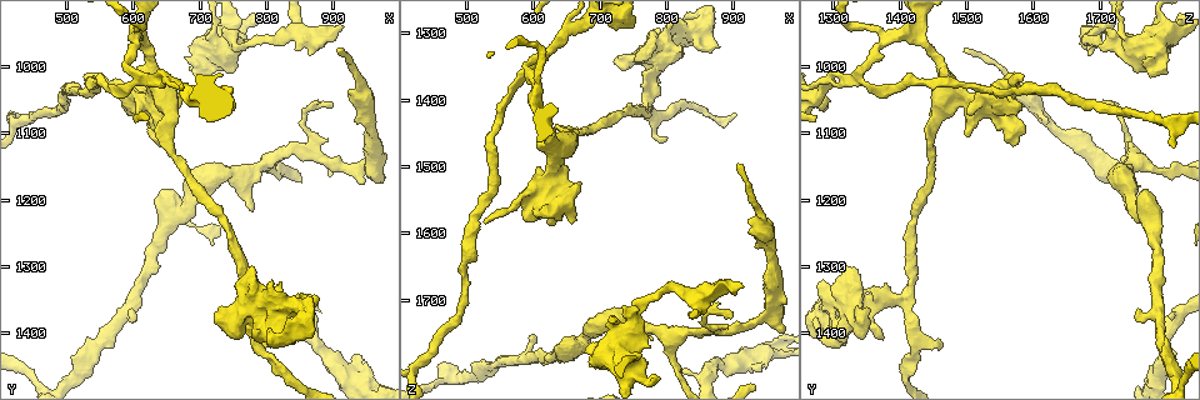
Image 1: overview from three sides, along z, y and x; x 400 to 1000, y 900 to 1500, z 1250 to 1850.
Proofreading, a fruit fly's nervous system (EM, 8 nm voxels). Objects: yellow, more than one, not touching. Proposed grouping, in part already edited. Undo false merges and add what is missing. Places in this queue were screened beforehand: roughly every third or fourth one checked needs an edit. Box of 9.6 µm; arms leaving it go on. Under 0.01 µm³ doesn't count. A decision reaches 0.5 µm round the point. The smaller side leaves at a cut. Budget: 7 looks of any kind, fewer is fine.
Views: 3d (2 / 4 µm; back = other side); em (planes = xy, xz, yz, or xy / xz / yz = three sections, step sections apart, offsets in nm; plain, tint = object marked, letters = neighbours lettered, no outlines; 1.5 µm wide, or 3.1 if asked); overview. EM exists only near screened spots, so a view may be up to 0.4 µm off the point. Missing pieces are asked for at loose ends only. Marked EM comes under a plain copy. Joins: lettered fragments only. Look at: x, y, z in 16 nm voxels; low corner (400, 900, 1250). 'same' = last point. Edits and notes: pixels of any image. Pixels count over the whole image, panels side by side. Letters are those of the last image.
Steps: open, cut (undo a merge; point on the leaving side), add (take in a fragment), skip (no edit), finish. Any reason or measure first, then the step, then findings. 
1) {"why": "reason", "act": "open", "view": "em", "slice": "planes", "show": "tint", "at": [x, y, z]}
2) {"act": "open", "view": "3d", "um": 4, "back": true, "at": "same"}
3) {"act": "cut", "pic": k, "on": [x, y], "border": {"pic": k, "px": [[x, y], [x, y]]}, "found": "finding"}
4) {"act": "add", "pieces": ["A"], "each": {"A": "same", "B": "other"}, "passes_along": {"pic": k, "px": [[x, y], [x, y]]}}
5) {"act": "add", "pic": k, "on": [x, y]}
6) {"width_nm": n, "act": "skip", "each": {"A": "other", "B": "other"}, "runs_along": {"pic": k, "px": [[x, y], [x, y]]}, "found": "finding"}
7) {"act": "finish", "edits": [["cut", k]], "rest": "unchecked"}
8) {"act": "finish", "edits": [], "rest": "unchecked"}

{"why": "sudden change in width", "act": "open", "view": "em", "slice": "xz", "step": 8, "show": "tint", "at": [655, 1020, 1295]}

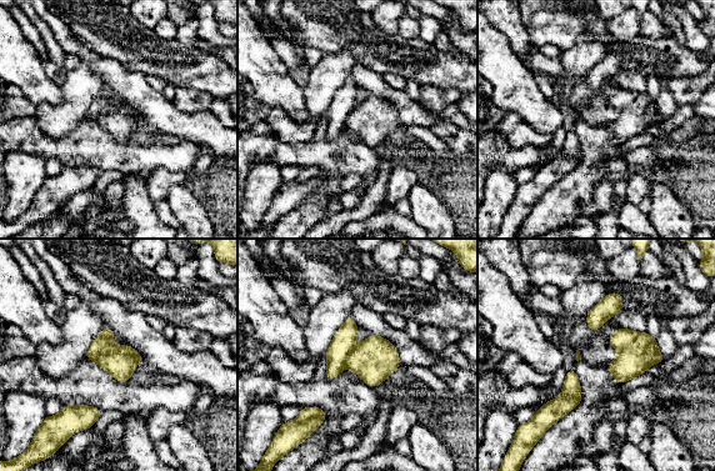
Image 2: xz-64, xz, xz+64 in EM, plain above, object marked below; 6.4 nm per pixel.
{"why": "cut it another way", "act": "open", "view": "em", "slice": "planes", "show": "tint", "at": "same"}

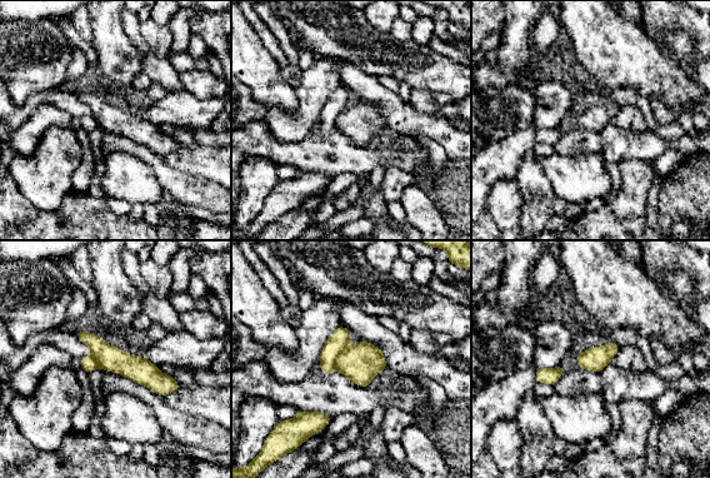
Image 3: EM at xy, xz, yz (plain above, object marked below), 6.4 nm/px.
{"act": "open", "view": "em", "slice": "planes", "show": "letters", "at": "same"}

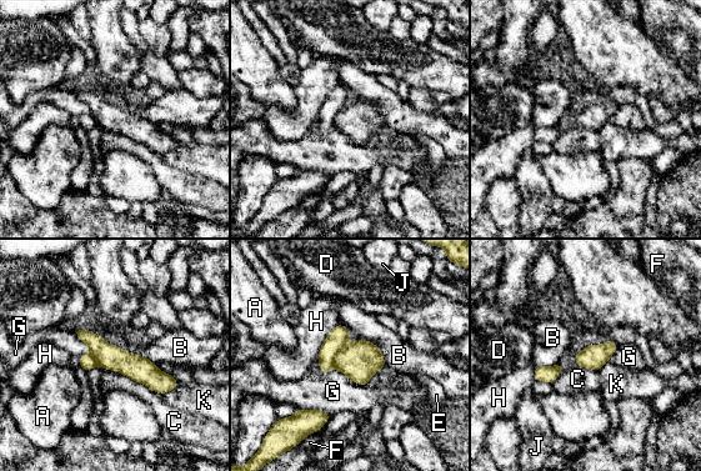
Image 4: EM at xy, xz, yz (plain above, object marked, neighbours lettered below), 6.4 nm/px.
{"width_nm": 160, "act": "cut", "pic": 4, "on": [336, 340], "each": {"A": "other", "B": "other", "C": "other", "D": "other", "E": "other", "F": "other", "G": "other", "H": "other", "J": "other", "K": "other"}, "border": {"pic": 4, "px": [[346, 344], [335, 357], [334, 366]]}, "found": "two neurons meet here"}

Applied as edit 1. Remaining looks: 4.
{"act": "open", "view": "3d", "um": 2, "at": [840, 950, 1690]}

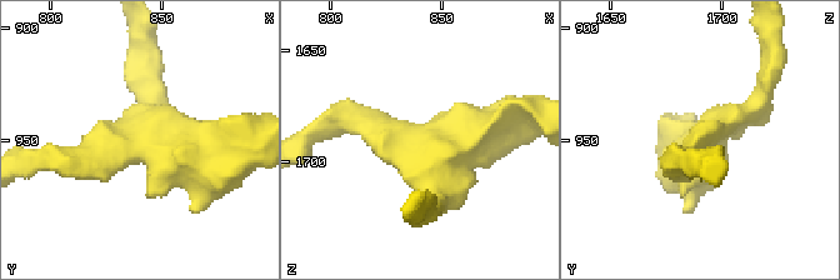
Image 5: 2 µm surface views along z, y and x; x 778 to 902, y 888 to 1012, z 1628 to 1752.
{"arms": 3, "arm_widths_nm": [160, 190, 300], "act": "open", "view": "em", "slice": "planes", "show": "letters", "at": [840, 952, 1688]}

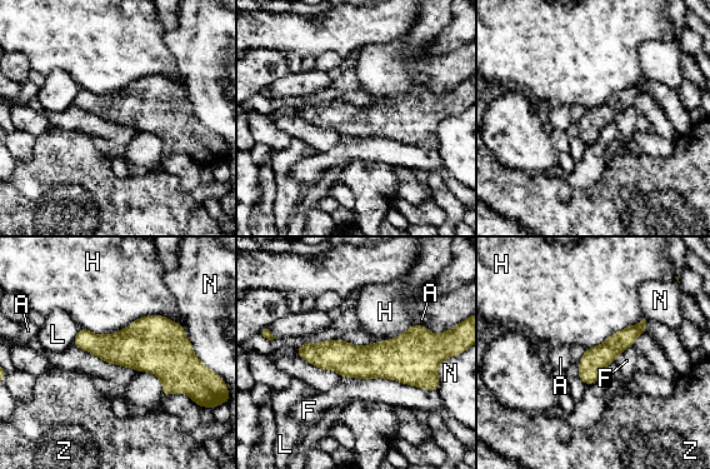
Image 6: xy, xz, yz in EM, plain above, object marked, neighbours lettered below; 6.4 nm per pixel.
{"width_nm": 160, "act": "skip", "each": {"A": "other", "F": "other", "H": "other", "L": "other", "N": "other", "Z": "other"}, "runs_along": {"pic": 6, "px": [[441, 350], [414, 357], [300, 352]]}, "found": "continuous, no second neuron"}

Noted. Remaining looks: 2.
{"why": "stops while still wide", "act": "open", "view": "em", "slice": "planes", "show": "letters", "at": [725, 1380, 1340]}

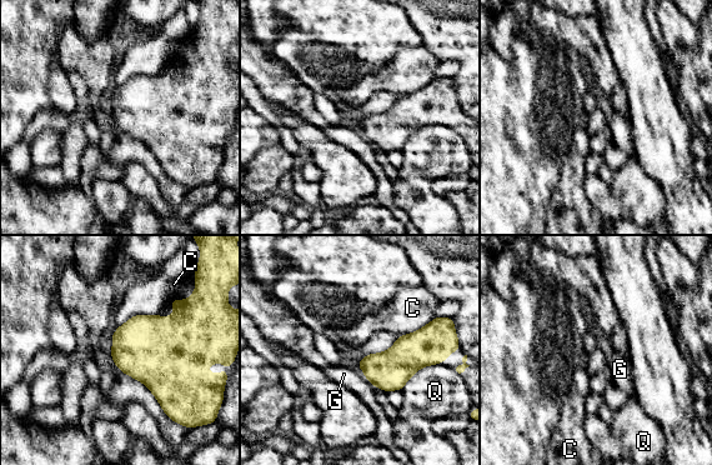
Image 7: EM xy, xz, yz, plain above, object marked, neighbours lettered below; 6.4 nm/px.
{"act": "skip", "each": {"C": "other", "G": "other", "Q": "other"}, "border": {"pic": 7, "px": [[365, 379], [372, 385]]}, "found": "no lettered fragment goes on from it"}

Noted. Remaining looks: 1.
{"act": "finish", "edits": [["cut", 4]], "rest": "unchecked"}

